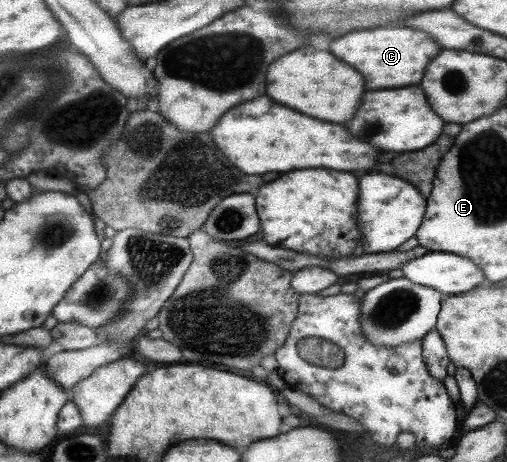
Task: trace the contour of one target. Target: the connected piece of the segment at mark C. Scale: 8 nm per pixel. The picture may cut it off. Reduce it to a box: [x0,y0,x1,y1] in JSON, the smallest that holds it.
[330,28,440,90]

